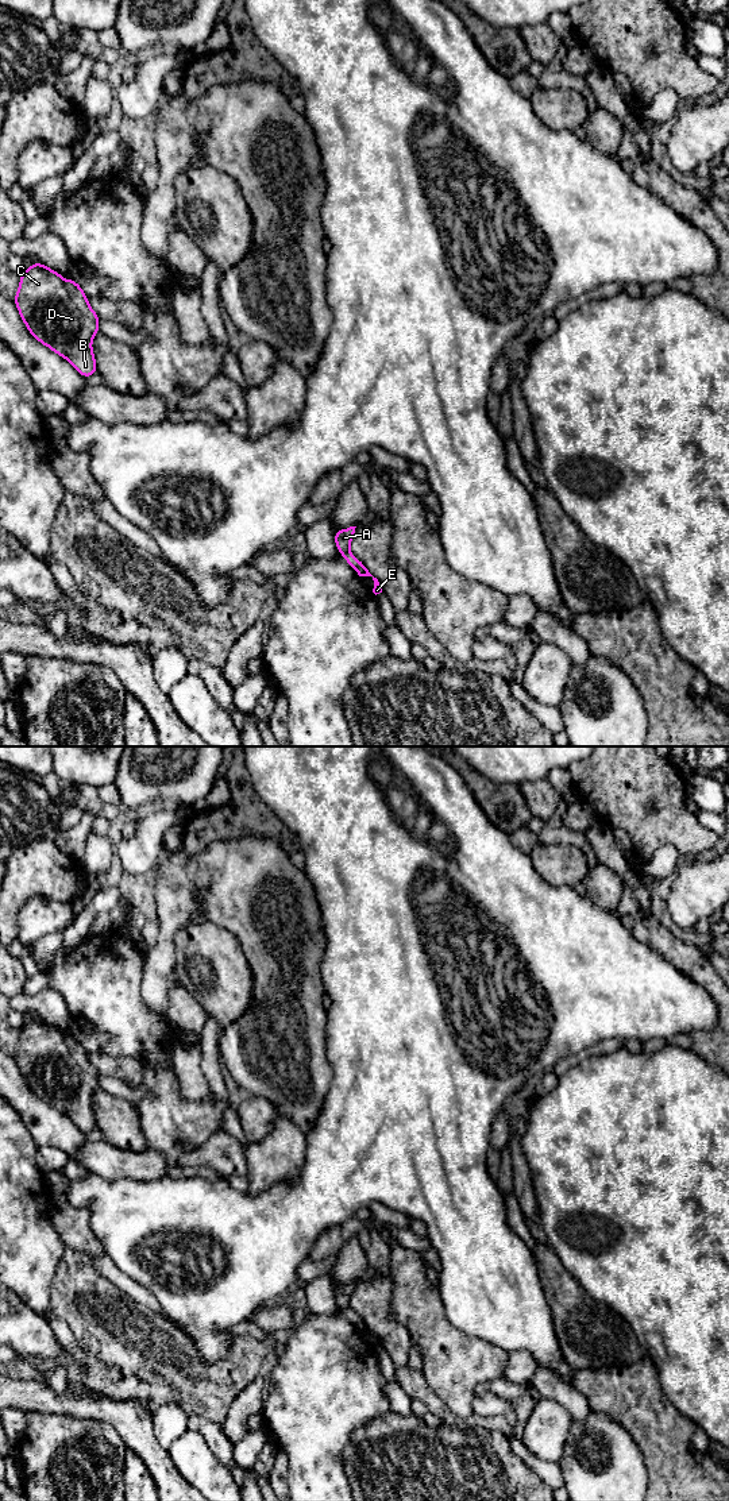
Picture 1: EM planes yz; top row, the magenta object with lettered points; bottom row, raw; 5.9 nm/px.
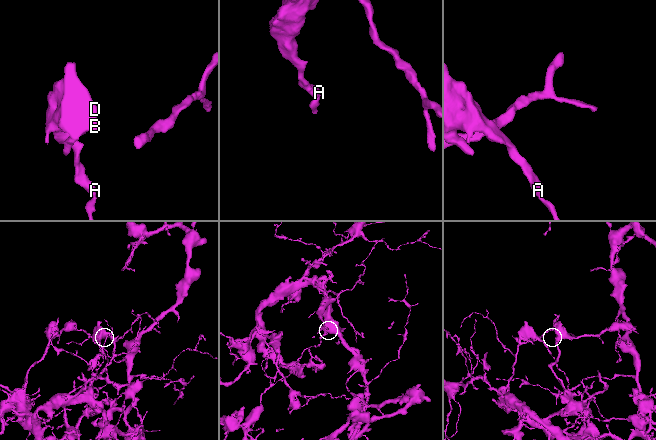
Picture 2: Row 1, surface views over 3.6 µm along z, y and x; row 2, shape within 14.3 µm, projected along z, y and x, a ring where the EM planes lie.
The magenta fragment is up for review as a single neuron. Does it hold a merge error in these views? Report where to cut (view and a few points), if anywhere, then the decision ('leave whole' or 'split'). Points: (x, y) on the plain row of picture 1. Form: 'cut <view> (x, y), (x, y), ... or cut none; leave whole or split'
cut yz (348, 1307), (343, 1311); split

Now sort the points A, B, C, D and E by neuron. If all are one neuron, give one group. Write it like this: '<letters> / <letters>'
A B C D / E

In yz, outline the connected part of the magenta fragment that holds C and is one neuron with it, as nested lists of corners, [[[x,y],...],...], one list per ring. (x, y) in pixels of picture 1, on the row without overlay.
[[[35,1018],[26,1027],[20,1029],[20,1039],[15,1052],[15,1061],[28,1088],[42,1100],[65,1114],[84,1132],[89,1134],[97,1128],[96,1114],[92,1106],[92,1095],[99,1087],[100,1072],[89,1062],[88,1053],[81,1042],[68,1031],[65,1038],[62,1030]]]

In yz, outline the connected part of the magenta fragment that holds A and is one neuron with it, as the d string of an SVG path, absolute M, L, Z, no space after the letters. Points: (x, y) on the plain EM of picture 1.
M350 1282L347 1285L339 1285L333 1289L335 1300L340 1311L350 1308L350 1300L352 1297L356 1282Z

